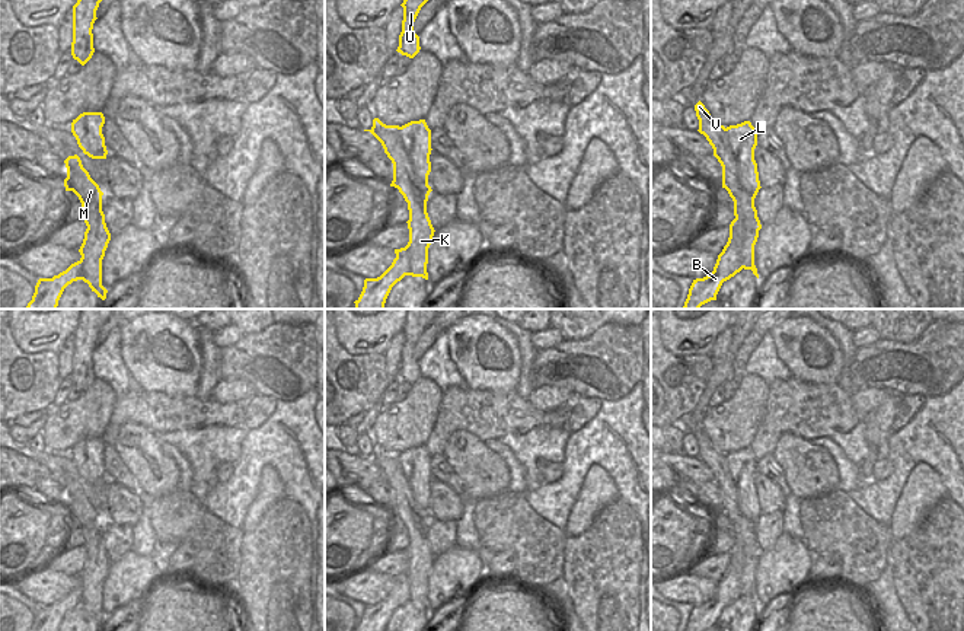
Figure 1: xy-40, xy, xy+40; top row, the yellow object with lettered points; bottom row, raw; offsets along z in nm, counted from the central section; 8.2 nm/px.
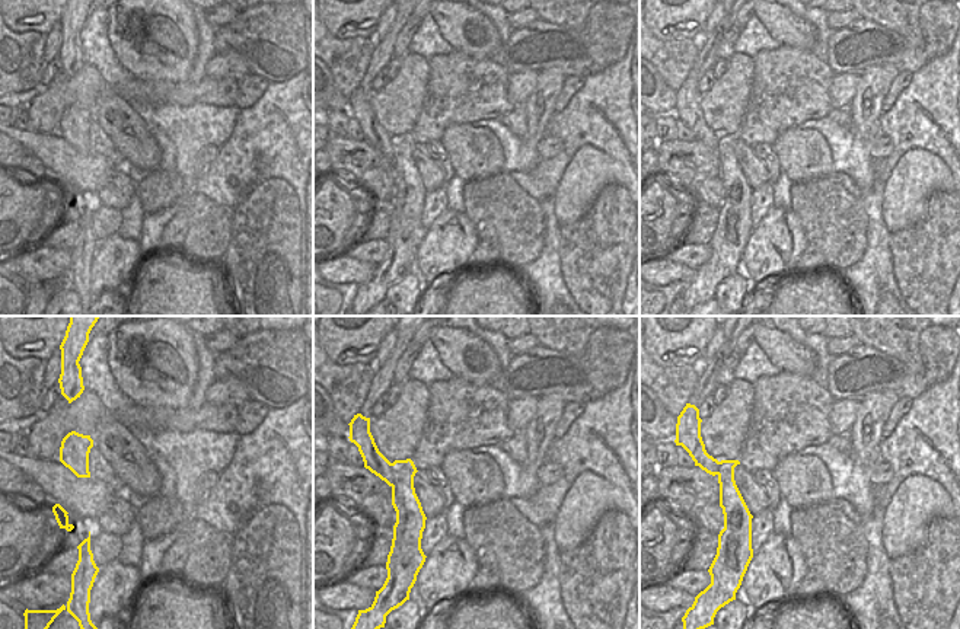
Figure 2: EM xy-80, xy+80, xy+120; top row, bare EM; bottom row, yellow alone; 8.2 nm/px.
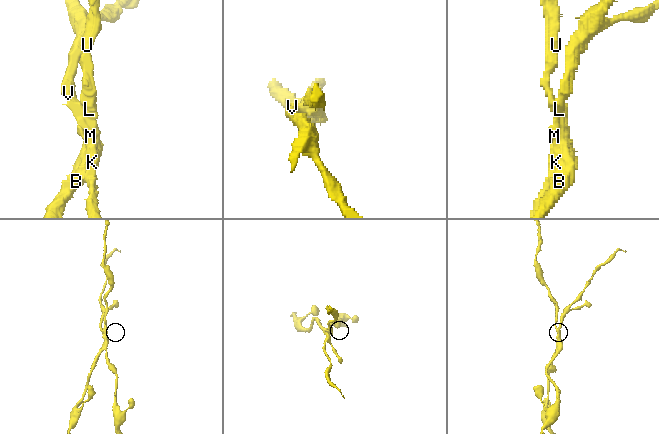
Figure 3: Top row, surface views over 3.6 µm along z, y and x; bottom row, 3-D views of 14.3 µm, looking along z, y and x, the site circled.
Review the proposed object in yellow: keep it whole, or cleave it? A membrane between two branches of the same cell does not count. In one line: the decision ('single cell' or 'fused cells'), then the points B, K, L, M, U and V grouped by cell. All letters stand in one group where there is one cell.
fused cells | B L U / K M V

